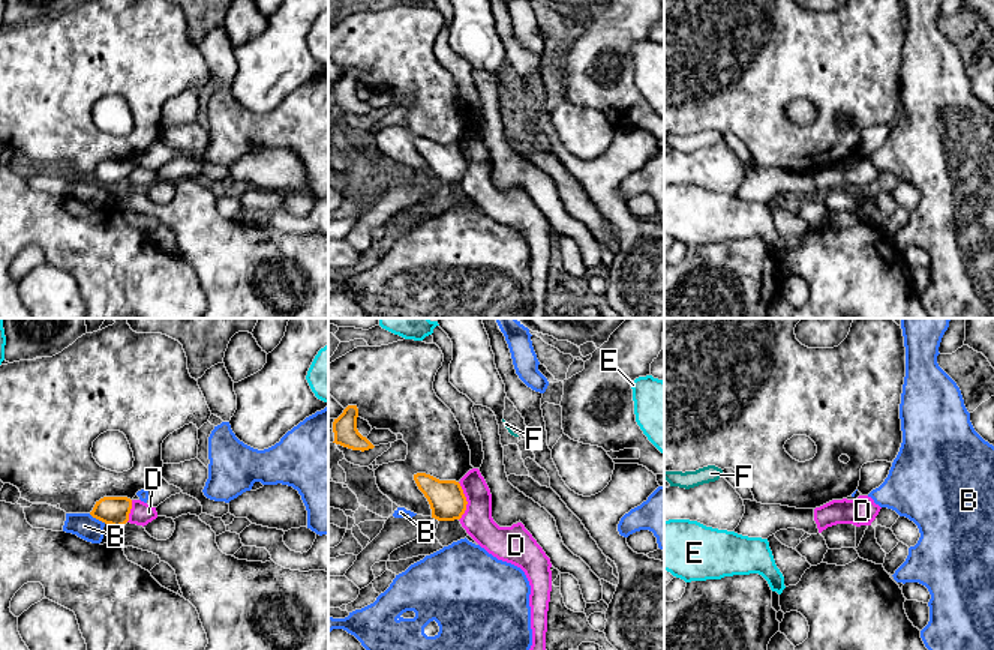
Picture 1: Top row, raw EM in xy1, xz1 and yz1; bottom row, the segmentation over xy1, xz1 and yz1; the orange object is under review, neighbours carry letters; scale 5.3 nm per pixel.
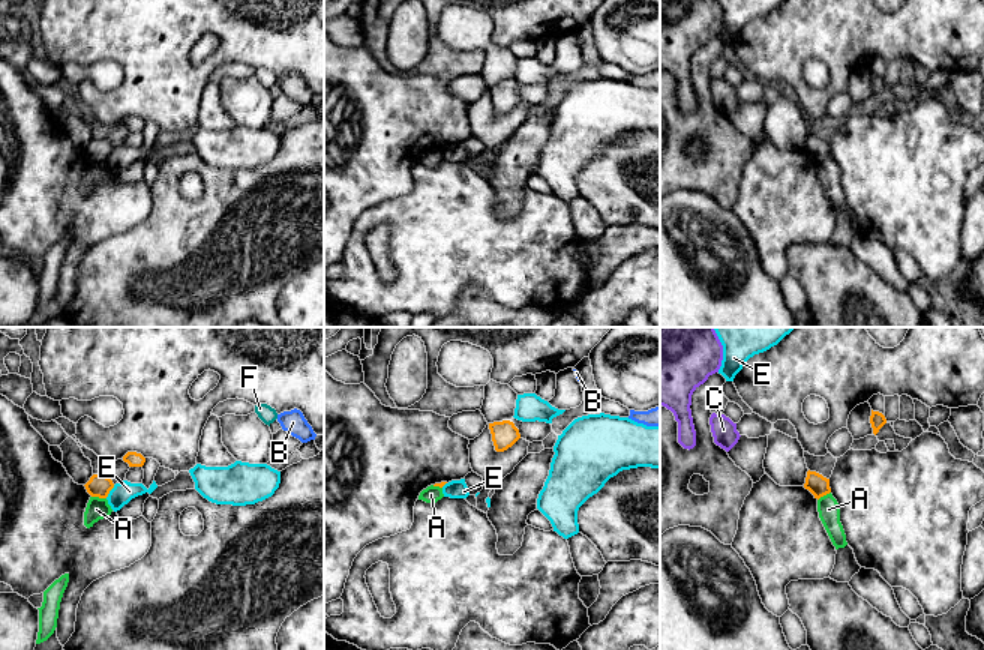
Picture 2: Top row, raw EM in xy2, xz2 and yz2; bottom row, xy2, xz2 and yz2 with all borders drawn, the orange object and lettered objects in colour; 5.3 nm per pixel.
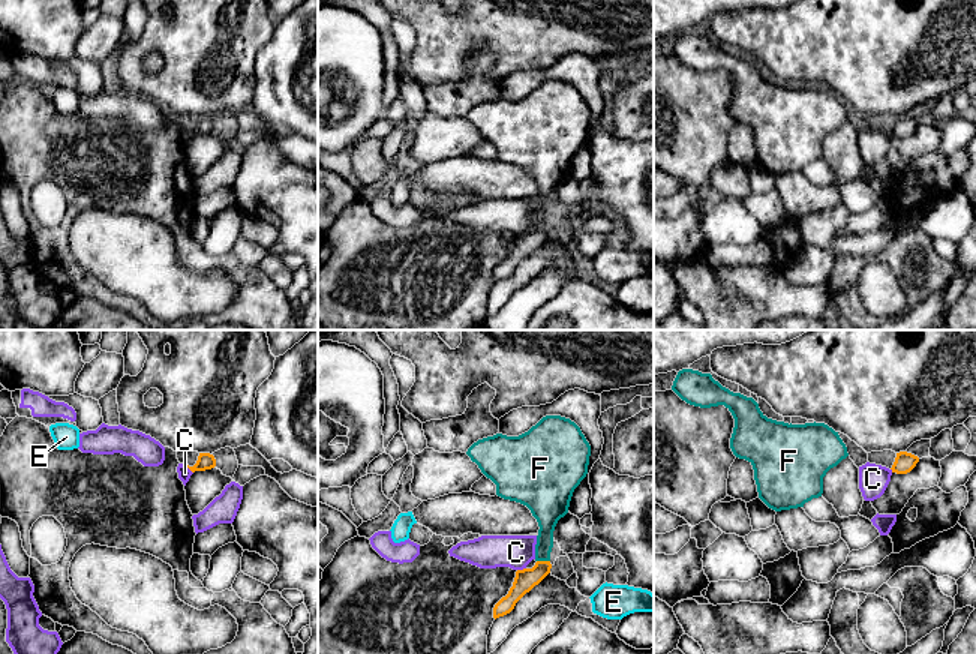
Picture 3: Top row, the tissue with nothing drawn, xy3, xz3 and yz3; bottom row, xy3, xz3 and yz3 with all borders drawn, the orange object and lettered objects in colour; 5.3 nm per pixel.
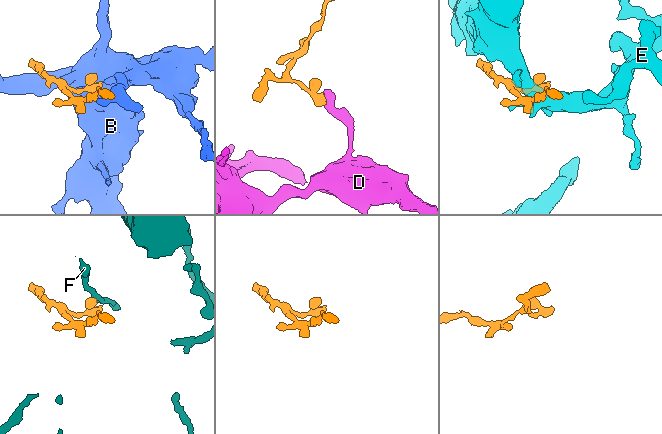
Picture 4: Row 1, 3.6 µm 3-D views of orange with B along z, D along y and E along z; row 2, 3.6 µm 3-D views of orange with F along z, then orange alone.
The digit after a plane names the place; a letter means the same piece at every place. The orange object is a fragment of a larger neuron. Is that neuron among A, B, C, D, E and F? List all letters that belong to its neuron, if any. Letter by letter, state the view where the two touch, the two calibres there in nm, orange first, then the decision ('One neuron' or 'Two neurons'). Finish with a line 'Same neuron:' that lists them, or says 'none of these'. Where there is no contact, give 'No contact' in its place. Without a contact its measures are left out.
A: Touches orange in xy2. Thickness 110 nm (orange) against 120 nm. Two neurons
B: Touches orange in xy1. Thickness 150 nm (orange) against 140 nm. Two neurons
C: Touches orange in xz3. Thickness 120 nm (orange) against 180 nm. Two neurons
D: Touches orange in xz1. Thickness 190 nm (orange) against 160 nm. Two neurons
E: Touches orange in xy2. Thickness 110 nm (orange) against 120 nm. Two neurons
F: Touches orange in xz3. Thickness 120 nm (orange) against 130 nm. One neuron
Same neuron: F

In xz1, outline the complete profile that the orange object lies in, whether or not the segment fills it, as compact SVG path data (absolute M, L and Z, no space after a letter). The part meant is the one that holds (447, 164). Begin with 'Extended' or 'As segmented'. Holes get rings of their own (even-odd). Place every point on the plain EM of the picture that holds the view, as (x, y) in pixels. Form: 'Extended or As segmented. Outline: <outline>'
As segmented. Outline: M426 137L414 138L414 144L430 168L432 182L438 185L462 182L468 165L459 146L439 144Z

